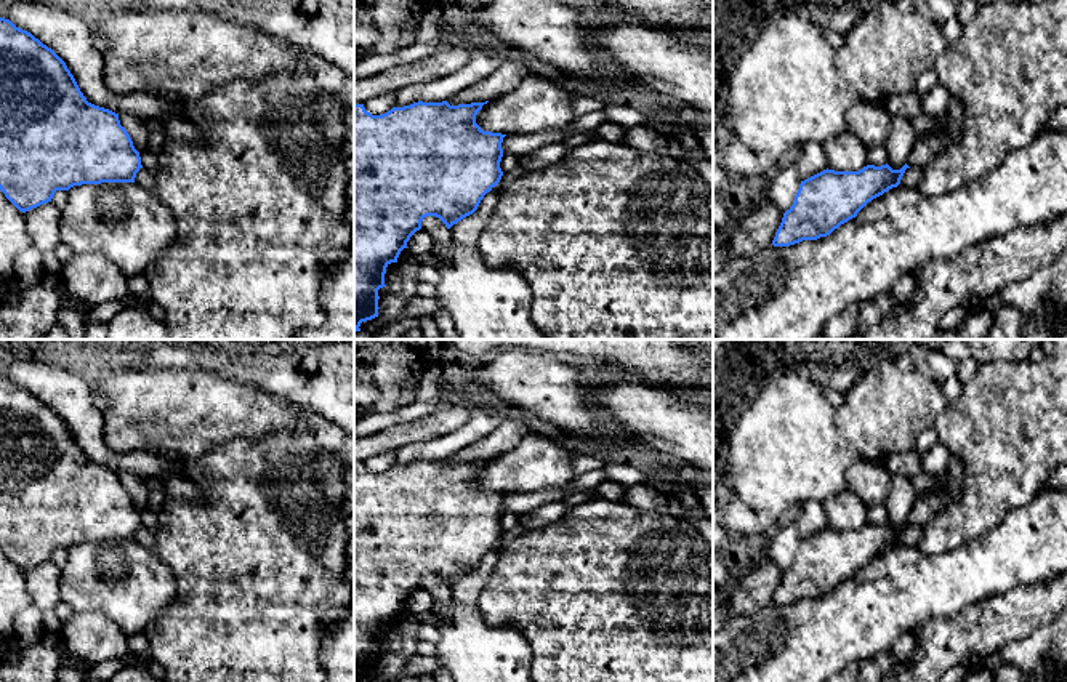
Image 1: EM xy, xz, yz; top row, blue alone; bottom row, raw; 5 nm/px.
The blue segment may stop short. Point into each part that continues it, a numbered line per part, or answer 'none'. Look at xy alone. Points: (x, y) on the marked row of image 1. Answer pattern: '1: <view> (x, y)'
none

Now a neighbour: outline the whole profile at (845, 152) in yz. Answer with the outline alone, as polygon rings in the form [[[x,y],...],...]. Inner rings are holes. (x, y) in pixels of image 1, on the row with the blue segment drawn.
[[[846,131],[822,144],[828,170],[835,171],[859,171],[868,165],[865,142],[857,139],[851,131]]]

